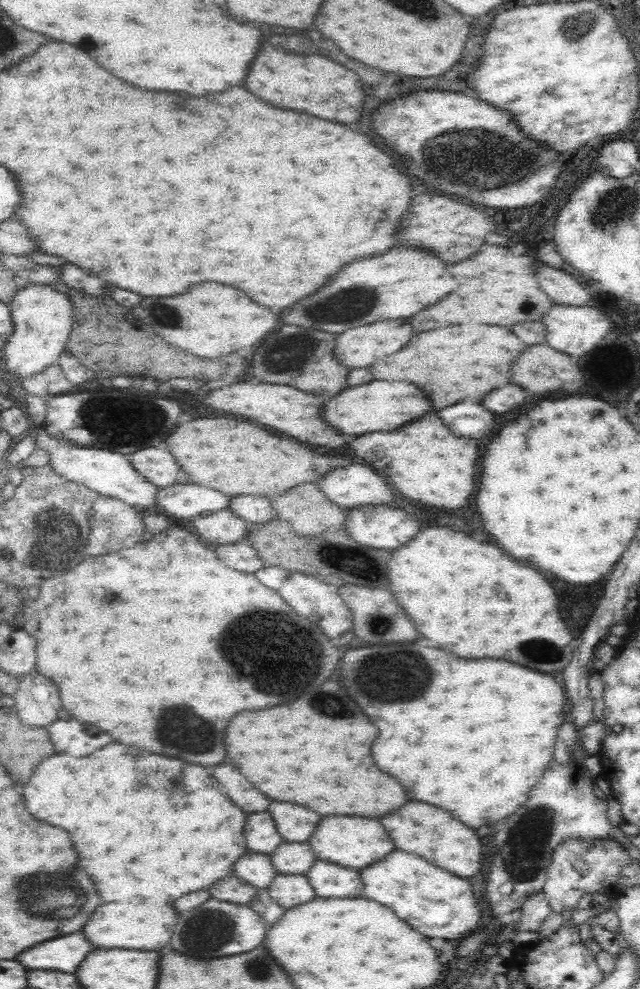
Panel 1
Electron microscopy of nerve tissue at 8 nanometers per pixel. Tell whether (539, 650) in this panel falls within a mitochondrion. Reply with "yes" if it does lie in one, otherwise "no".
yes

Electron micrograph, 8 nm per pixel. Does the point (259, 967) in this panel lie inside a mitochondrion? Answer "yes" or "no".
yes

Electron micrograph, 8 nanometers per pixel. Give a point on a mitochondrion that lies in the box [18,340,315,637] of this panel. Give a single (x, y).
(56, 538)

